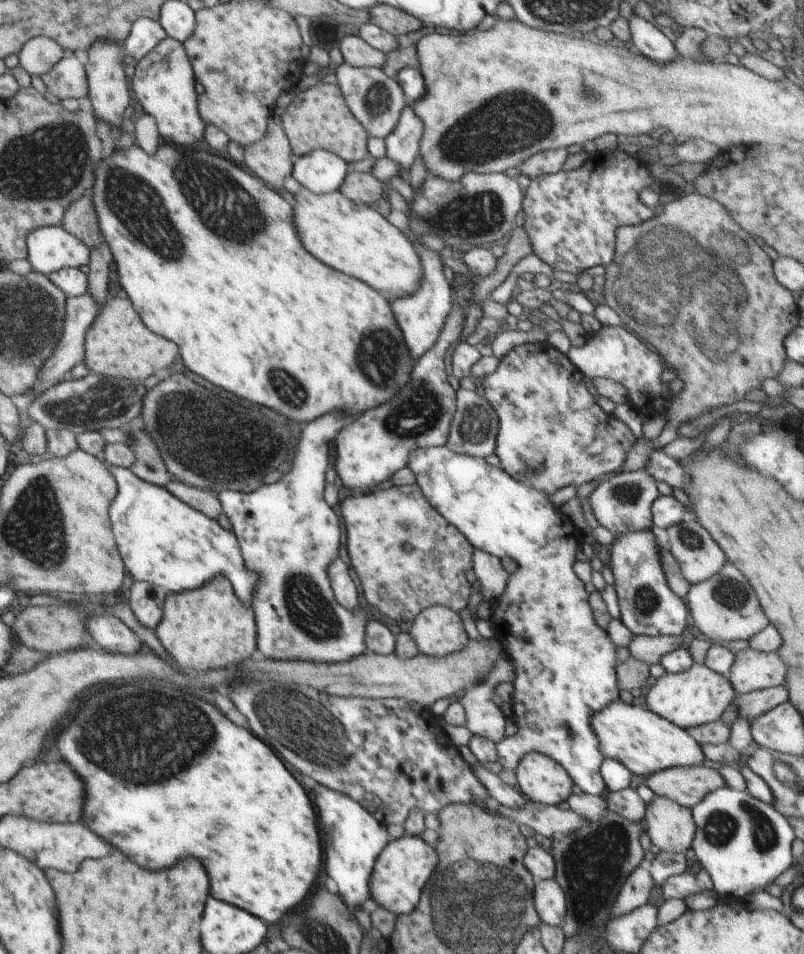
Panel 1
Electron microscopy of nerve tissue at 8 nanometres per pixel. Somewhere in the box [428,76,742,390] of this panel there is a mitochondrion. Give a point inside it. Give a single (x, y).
(507, 124)

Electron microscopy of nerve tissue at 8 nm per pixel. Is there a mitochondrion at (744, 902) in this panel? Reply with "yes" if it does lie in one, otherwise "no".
no

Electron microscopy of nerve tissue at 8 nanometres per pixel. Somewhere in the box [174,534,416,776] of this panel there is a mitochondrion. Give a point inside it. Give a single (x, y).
(309, 610)

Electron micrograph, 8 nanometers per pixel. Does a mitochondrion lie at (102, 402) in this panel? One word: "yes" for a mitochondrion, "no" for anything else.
yes

